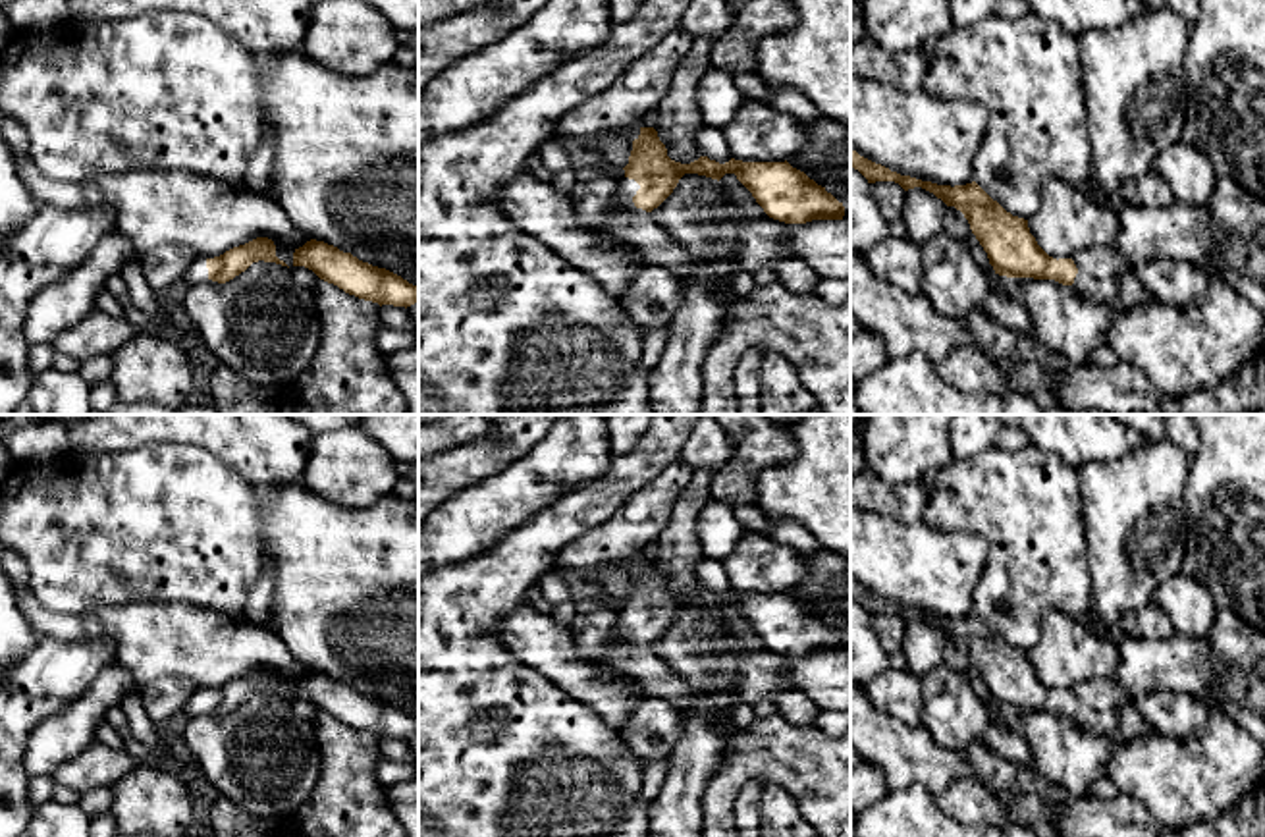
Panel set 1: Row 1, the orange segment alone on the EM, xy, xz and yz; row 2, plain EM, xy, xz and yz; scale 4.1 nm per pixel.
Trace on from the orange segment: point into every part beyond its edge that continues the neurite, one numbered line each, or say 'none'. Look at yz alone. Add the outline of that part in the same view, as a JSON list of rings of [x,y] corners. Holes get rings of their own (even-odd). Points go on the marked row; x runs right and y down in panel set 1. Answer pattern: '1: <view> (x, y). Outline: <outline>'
1: yz (1125, 292). Outline: [[[1126,270],[1107,280],[1090,278],[1078,272],[1072,287],[1099,303],[1113,305],[1117,309],[1134,309],[1153,303],[1151,293],[1136,278],[1134,270]]]

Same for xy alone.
1: xy (197, 272). Outline: [[[199,258],[193,262],[181,276],[189,285],[201,284],[208,280],[208,268],[206,268],[206,258]]]

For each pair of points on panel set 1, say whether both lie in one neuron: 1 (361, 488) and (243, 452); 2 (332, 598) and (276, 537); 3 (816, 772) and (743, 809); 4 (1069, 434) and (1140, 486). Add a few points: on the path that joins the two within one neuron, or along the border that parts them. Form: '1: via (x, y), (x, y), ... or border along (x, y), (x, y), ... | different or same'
1: border along (313, 436), (303, 475), (297, 481) | different
2: via (315, 593), (290, 567), (290, 554) | same
3: border along (756, 780), (741, 787), (733, 816) | different
4: border along (1146, 442), (1111, 459), (1090, 459), (1076, 469) | different

